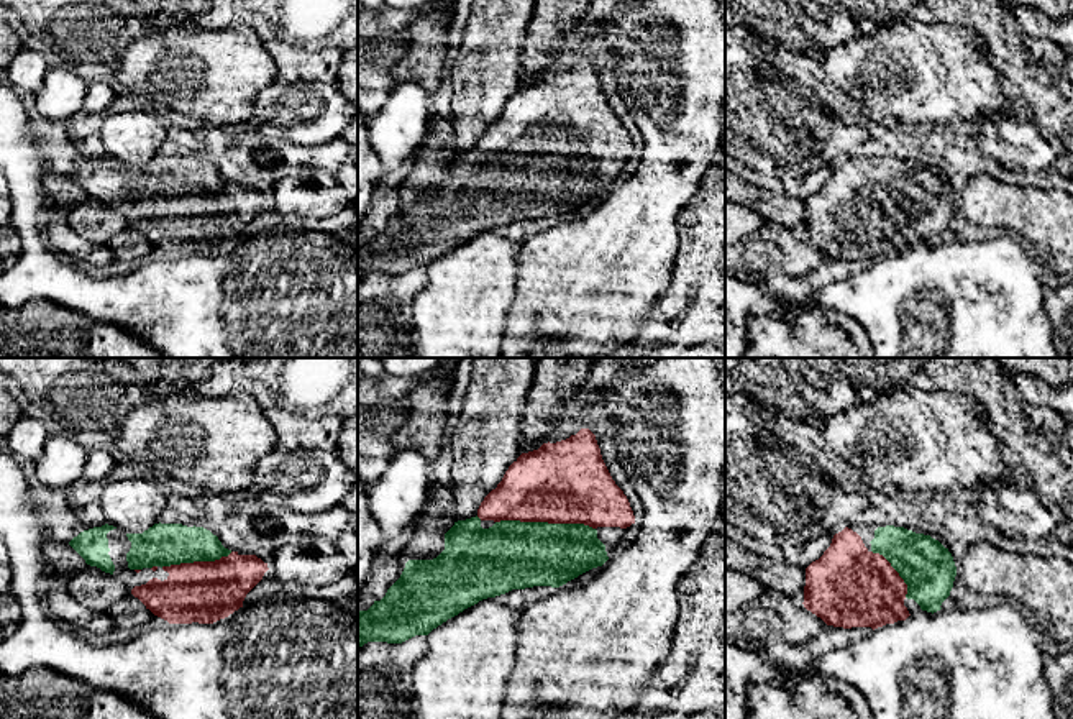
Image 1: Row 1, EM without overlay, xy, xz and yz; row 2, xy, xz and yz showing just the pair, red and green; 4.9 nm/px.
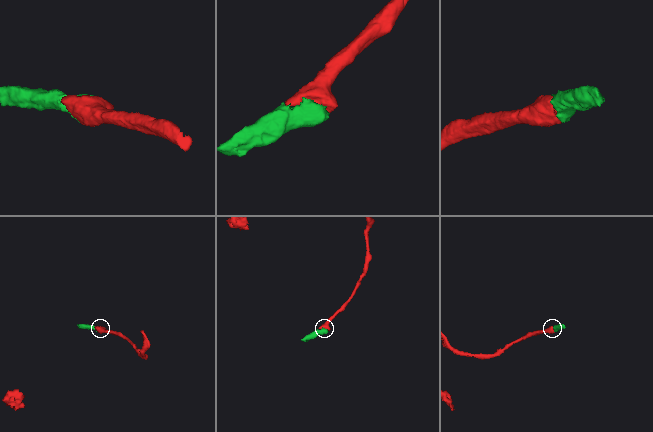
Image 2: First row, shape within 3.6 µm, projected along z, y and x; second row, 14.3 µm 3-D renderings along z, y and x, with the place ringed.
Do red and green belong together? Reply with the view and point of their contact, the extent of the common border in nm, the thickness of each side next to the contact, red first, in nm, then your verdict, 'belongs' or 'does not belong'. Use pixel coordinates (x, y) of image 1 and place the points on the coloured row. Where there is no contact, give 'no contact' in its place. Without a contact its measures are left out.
contact xz (545, 521); length 480 nm; calibres 400 and 340 nm; belongs

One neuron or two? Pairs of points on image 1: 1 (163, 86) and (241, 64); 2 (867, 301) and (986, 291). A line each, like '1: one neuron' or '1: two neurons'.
1: one neuron
2: one neuron

